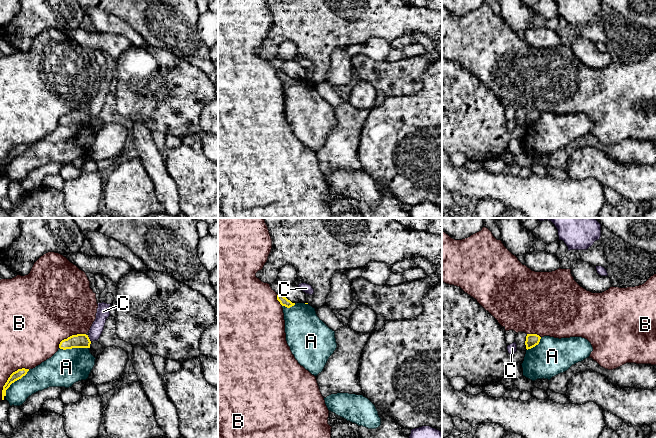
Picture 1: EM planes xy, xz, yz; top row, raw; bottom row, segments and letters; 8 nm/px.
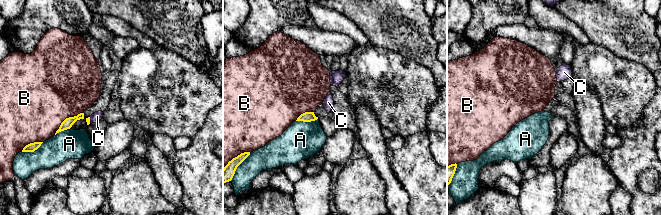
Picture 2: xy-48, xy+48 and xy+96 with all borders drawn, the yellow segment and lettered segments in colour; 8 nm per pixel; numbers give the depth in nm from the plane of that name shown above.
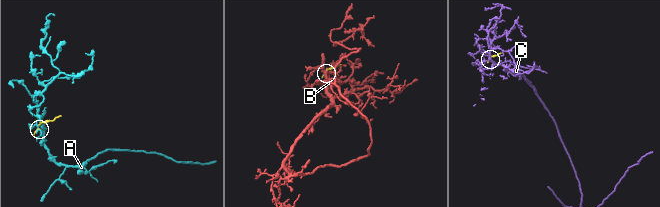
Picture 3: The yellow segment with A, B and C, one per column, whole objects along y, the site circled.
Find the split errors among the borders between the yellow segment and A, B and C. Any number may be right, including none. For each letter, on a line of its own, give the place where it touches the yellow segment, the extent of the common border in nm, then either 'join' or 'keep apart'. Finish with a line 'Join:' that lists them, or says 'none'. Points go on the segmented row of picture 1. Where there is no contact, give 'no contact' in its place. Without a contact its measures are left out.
A: contact xy (14, 381); length 280 nm; keep apart
B: contact xy (8, 378); length 340 nm; keep apart
C: contact xy (88, 338); length 70 nm; keep apart
Join: none

